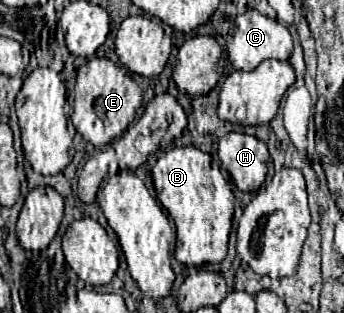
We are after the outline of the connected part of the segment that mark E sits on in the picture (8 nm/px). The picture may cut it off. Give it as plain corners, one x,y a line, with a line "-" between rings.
91,59
77,71
77,83
75,83
75,105
71,121
77,129
77,133
93,143
95,147
103,147
117,139
129,123
135,119
137,109
143,101
139,85
129,77
129,73
121,67
117,67
109,59

